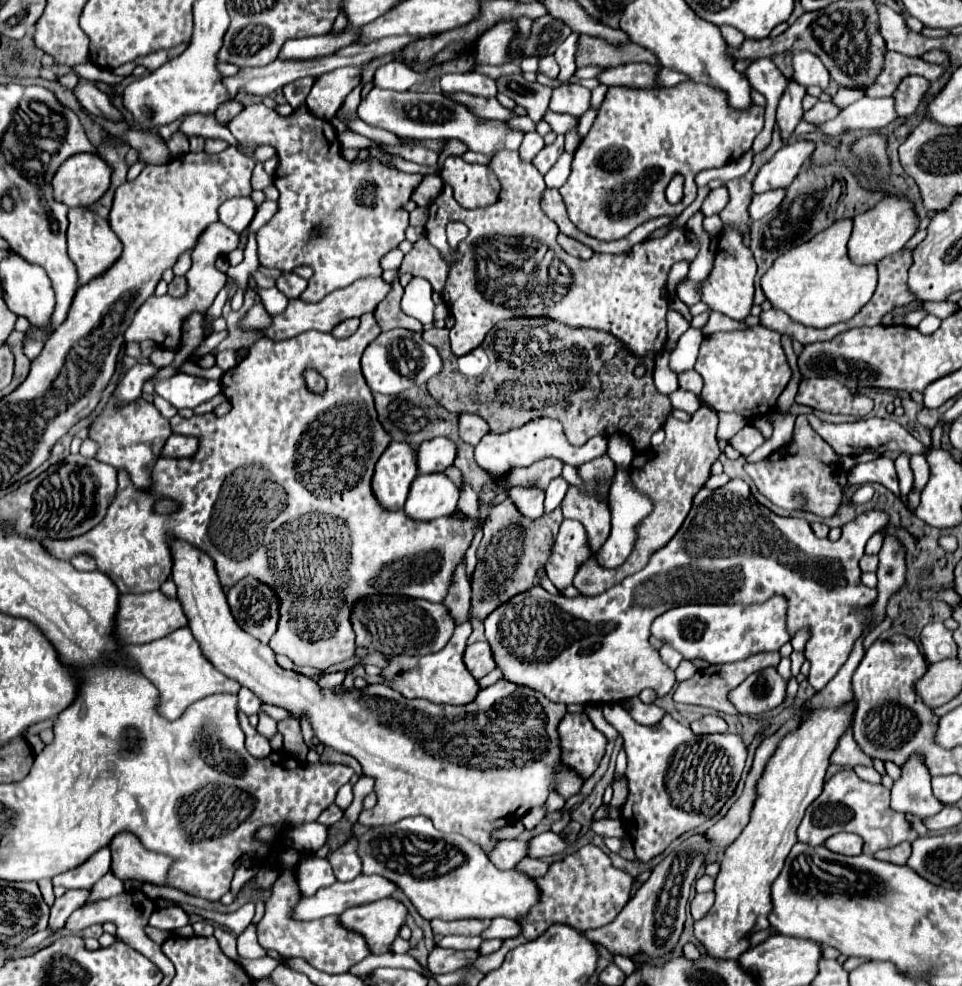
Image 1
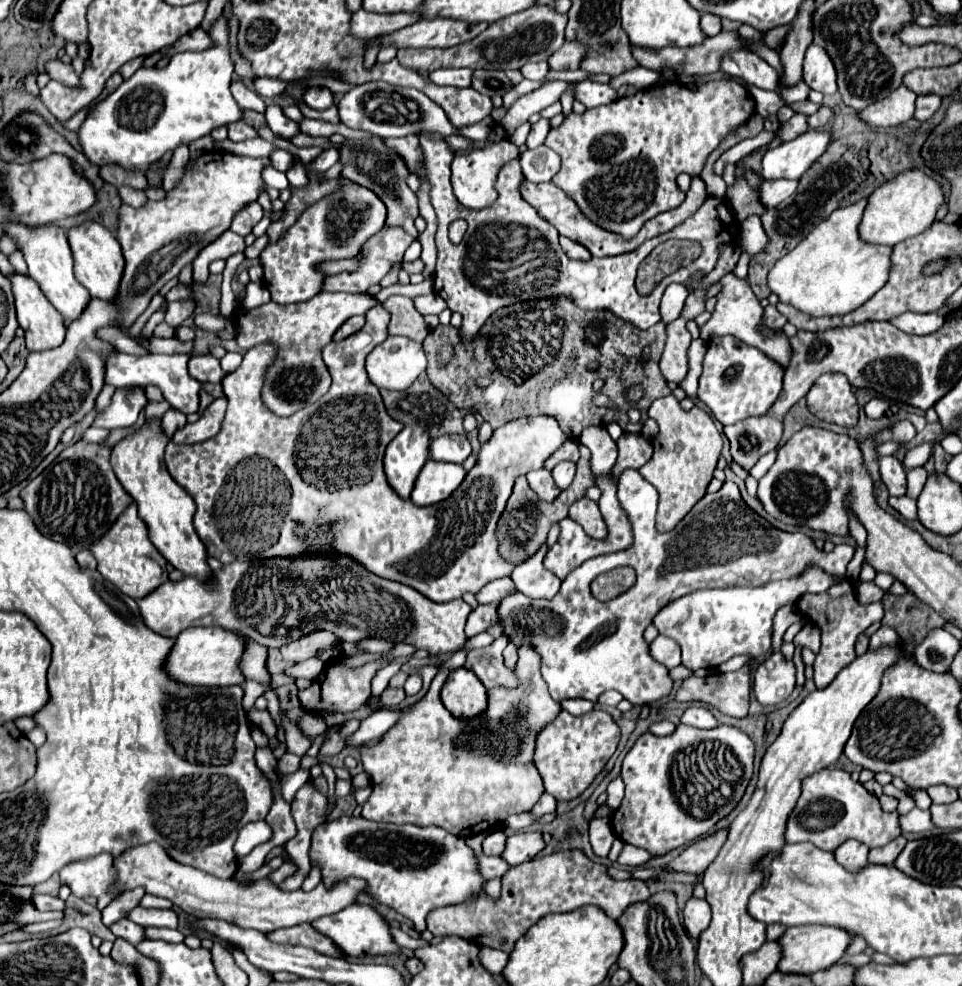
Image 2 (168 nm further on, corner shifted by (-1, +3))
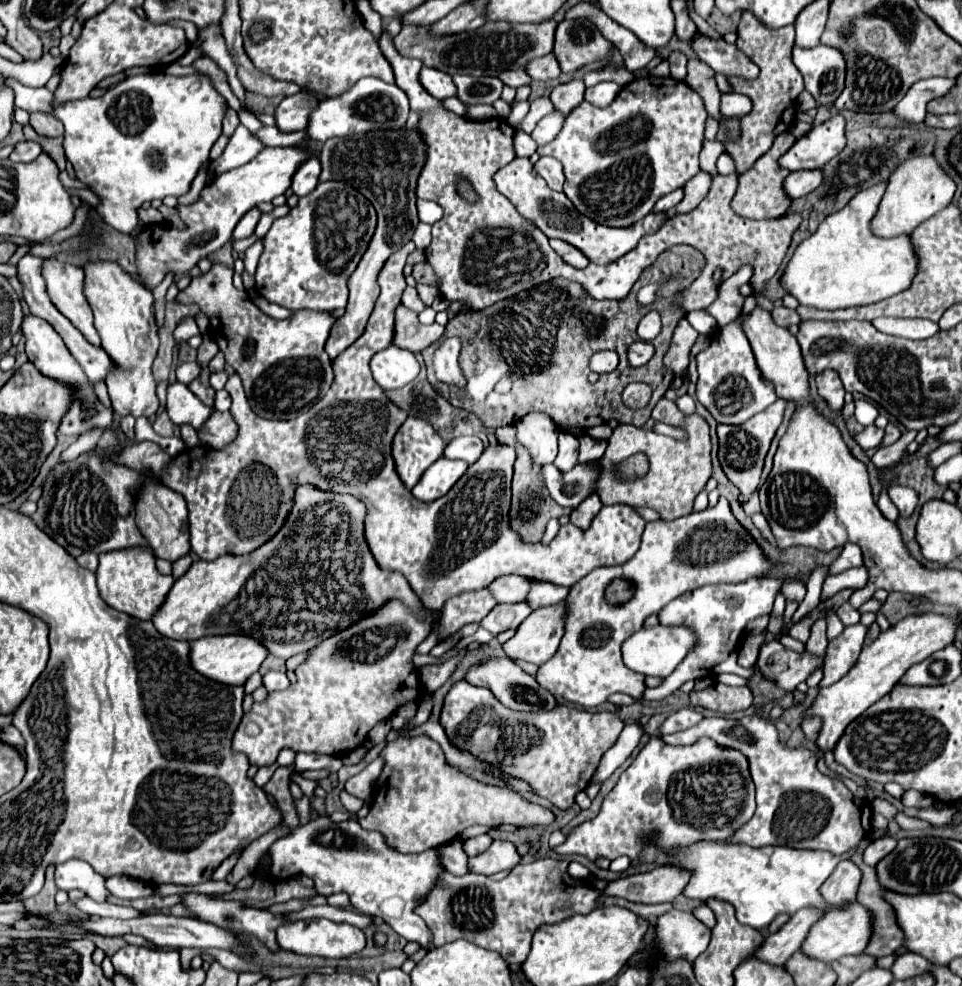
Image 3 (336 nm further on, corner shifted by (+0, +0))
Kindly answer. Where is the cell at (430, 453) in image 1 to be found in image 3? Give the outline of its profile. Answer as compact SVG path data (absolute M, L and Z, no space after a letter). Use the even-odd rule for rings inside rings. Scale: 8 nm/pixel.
M460 436L460 438L454 438L448 442L444 456L446 458L458 458L458 460L464 460L468 464L474 464L482 456L484 450L486 450L486 446L480 438Z

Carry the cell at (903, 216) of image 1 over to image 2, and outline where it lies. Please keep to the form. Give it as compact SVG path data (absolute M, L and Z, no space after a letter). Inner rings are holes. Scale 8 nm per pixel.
M907 171L897 175L893 181L881 185L867 199L867 207L859 225L859 237L871 245L897 245L909 237L923 233L935 221L935 211L943 203L943 193L935 179L927 177L923 171Z

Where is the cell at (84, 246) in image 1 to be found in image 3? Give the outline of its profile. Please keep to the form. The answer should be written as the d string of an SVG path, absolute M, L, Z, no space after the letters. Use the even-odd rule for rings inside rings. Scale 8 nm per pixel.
M98 262L86 264L84 268L84 294L94 312L94 326L102 338L102 348L110 356L114 370L106 376L108 396L112 400L114 414L122 416L144 416L150 418L158 410L156 380L152 376L152 362L158 350L158 330L152 316L152 292L136 284L118 264Z

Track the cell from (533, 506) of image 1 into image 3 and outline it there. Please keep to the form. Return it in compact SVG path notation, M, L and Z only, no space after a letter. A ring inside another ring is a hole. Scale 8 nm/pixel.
M594 462L576 464L568 474L562 474L554 464L546 464L542 474L550 496L564 508L578 508L578 504L592 494L598 478Z

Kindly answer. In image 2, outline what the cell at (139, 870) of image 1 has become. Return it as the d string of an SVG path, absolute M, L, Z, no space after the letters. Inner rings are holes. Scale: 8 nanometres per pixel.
M145 843L139 847L129 847L123 851L123 855L115 857L115 891L127 891L135 887L143 887L147 893L157 897L171 899L177 907L183 911L205 919L225 919L229 923L235 923L245 929L257 929L261 933L275 931L281 927L293 927L299 923L311 923L323 915L333 915L347 905L351 905L357 895L363 893L363 881L361 879L345 879L343 883L335 883L335 887L323 887L323 881L313 891L281 891L275 883L269 879L259 879L251 887L241 887L235 879L217 879L209 873L203 873L195 867L175 863L159 847L159 843Z

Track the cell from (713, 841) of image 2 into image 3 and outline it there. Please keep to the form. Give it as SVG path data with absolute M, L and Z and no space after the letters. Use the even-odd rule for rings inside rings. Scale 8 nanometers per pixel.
M658 866L650 872L610 882L602 890L602 898L616 896L626 898L628 902L644 902L644 904L672 902L676 896L680 896L688 880L690 874L686 870L676 870L672 866Z

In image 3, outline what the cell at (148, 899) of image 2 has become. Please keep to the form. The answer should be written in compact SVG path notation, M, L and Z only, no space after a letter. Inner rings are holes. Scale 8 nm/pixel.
M66 860L54 870L54 882L58 890L78 888L96 902L102 902L106 900L106 896L110 896L104 886L104 880L106 878L94 872L94 868L84 860Z

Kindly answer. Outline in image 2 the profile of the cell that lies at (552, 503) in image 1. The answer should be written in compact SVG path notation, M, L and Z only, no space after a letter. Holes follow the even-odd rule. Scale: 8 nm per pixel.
M563 461L563 463L559 463L551 473L553 473L555 485L557 485L561 491L565 491L565 489L573 483L573 477L575 477L575 463Z

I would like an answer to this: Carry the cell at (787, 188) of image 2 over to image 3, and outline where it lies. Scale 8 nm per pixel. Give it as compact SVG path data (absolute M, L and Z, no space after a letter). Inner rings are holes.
M800 170L800 172L792 172L784 180L784 190L792 200L796 200L810 194L820 184L822 184L822 170Z

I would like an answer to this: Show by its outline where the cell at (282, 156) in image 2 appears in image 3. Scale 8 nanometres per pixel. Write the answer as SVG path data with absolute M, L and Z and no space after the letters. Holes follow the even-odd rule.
M310 158L306 160L298 172L292 178L292 190L296 196L306 196L310 194L316 184L318 184L318 176L320 176L320 160L318 158Z

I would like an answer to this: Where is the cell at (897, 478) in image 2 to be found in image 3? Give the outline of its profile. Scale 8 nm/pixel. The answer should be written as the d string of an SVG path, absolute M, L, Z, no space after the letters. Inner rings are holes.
M890 486L888 490L890 500L894 502L894 506L900 512L900 518L910 518L918 506L918 492L914 488L908 486Z

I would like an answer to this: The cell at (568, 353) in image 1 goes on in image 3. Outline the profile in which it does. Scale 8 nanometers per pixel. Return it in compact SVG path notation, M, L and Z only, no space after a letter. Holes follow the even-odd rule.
M674 246L666 250L656 262L660 264L656 264L652 272L648 272L648 276L642 276L630 290L630 294L618 302L588 298L578 282L554 278L550 282L544 282L542 286L534 286L534 290L524 290L514 298L496 302L486 310L474 310L464 314L464 320L456 320L456 336L462 340L460 366L468 384L464 388L452 388L450 384L444 384L434 376L432 356L440 348L442 340L448 338L448 334L444 334L438 344L432 344L422 352L430 384L450 404L476 414L484 422L484 426L492 430L498 426L514 424L530 412L548 414L562 430L566 430L568 426L582 426L584 430L588 430L592 426L608 422L610 418L616 418L622 424L644 426L644 422L650 418L654 404L664 396L674 380L674 372L666 366L662 376L662 358L670 346L674 328L686 316L686 310L678 306L676 292L682 292L690 286L690 282L694 282L694 278L698 278L704 266L704 256L698 254L698 250L692 246ZM678 274L680 278L662 288L654 304L654 308L660 310L664 324L660 336L652 340L652 346L656 348L654 358L640 368L632 368L626 360L626 350L630 344L640 340L636 328L642 316L650 310L638 304L636 294L648 282L656 282L662 276L668 278ZM460 326L464 326L464 330L460 330ZM598 350L618 352L620 366L614 372L602 374L598 382L590 382L588 364L590 356ZM506 376L512 380L512 388L508 392L498 392L496 384ZM630 382L644 382L652 388L652 398L646 408L632 410L624 406L620 396Z

